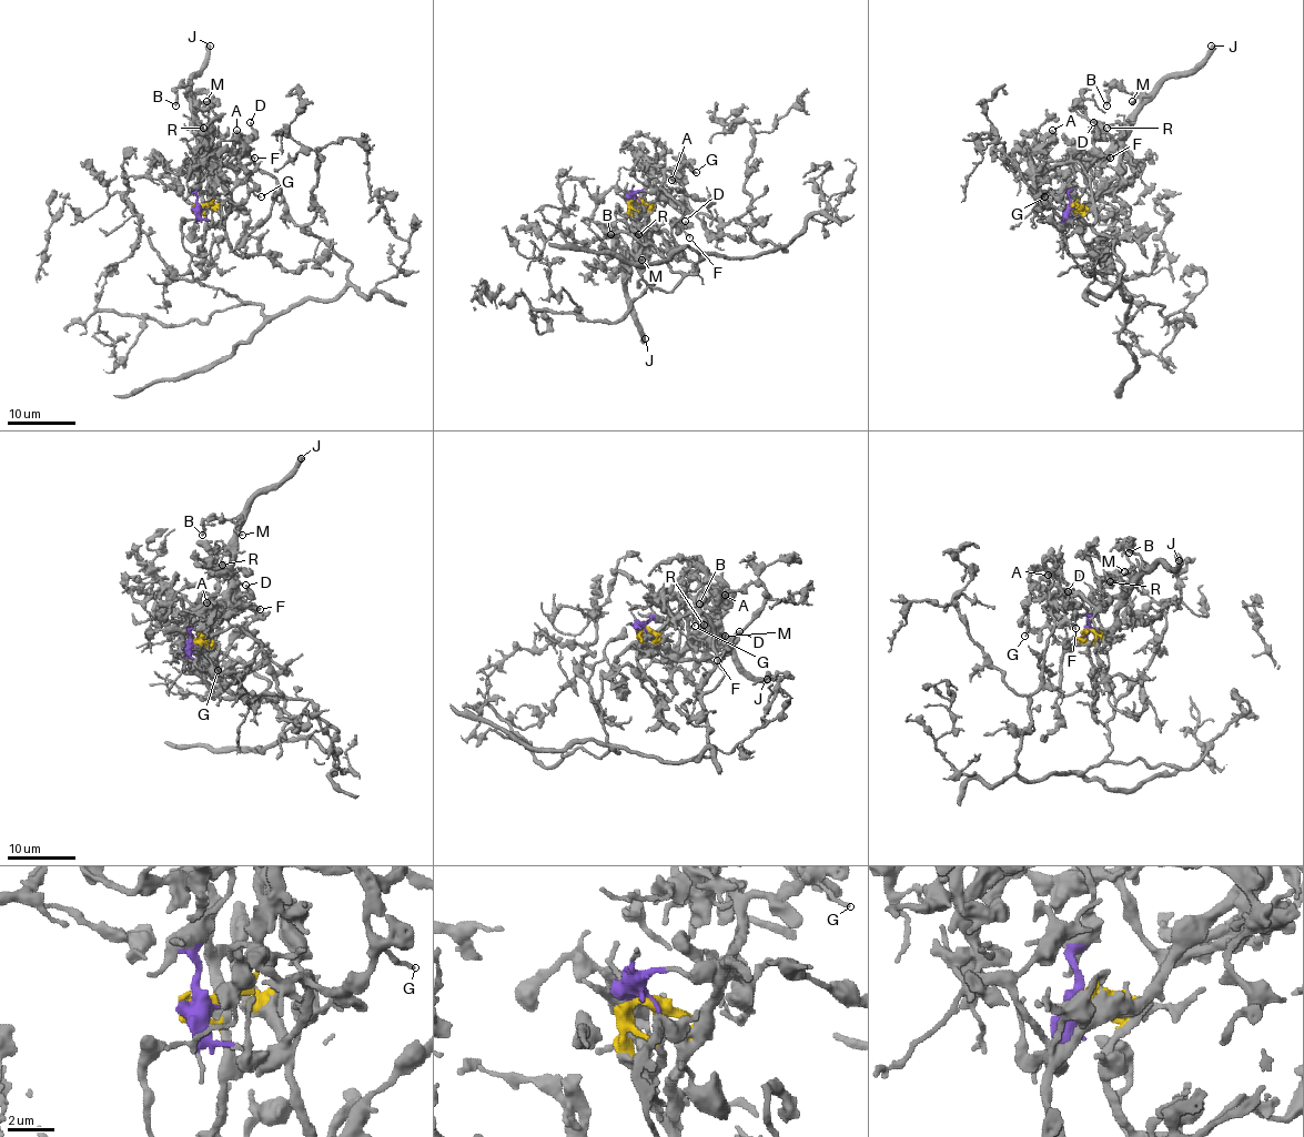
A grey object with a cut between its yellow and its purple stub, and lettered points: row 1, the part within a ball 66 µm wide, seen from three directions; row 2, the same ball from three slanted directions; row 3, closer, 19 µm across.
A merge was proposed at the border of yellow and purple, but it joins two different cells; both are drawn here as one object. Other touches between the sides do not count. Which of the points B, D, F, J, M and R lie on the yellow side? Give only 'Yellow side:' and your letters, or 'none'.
Yellow side: B, D, F, J, M, R

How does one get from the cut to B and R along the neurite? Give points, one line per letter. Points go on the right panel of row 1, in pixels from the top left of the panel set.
B: (1073, 207), (1077, 204), (1084, 205), (1117, 172), (1123, 128), (1142, 99), (1112, 87), (1107, 105)
R: (1073, 207), (1077, 204), (1084, 205), (1117, 172), (1122, 128), (1115, 123), (1107, 128)

